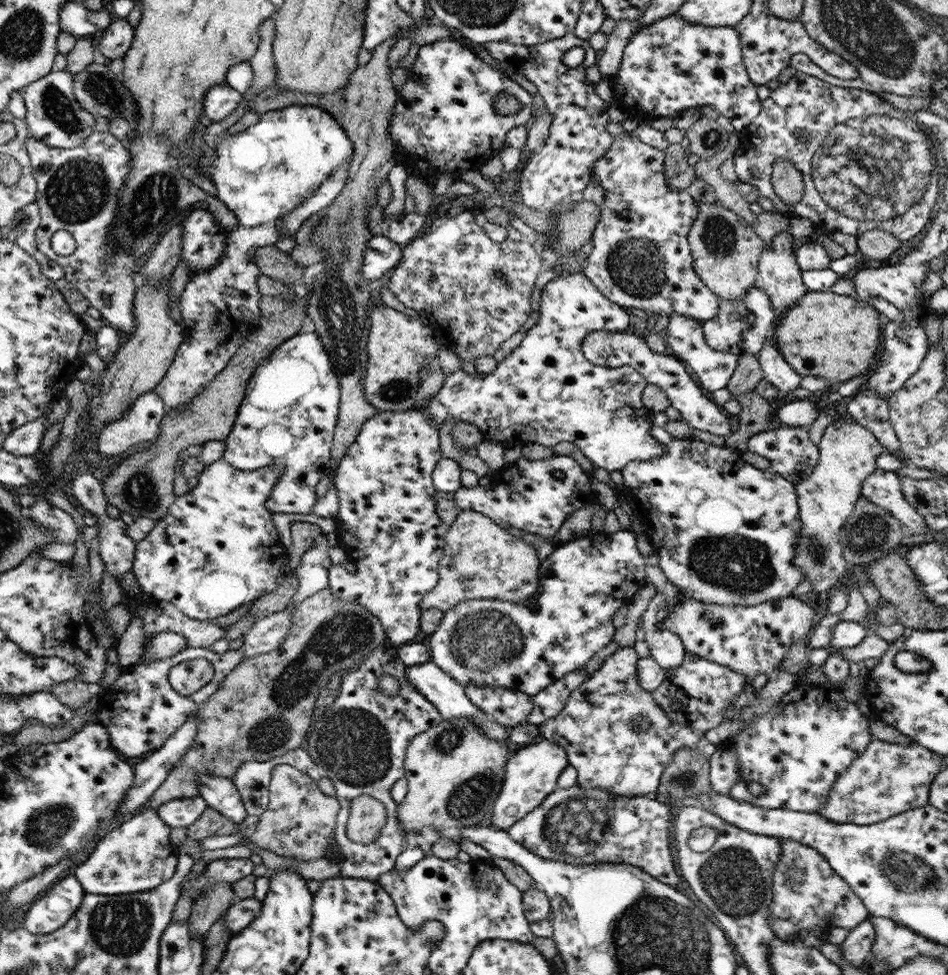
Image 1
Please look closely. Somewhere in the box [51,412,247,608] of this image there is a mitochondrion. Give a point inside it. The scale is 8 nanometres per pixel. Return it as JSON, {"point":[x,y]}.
{"point":[143,492]}

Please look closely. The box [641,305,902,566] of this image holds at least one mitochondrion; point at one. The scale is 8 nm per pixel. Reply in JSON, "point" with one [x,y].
{"point":[868,533]}

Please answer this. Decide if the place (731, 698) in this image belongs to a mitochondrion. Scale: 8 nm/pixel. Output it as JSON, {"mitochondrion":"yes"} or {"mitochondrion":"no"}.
{"mitochondrion":"no"}

